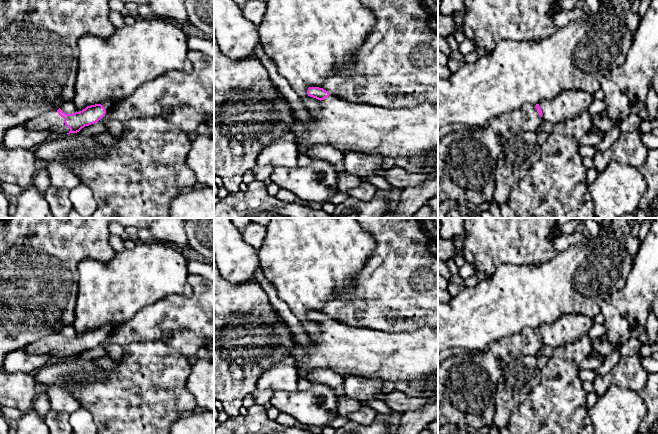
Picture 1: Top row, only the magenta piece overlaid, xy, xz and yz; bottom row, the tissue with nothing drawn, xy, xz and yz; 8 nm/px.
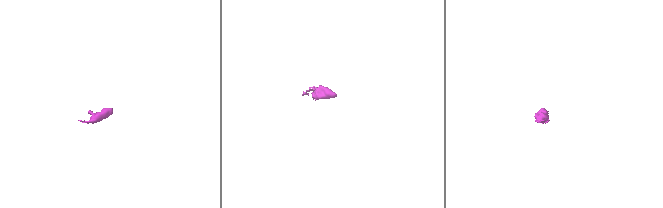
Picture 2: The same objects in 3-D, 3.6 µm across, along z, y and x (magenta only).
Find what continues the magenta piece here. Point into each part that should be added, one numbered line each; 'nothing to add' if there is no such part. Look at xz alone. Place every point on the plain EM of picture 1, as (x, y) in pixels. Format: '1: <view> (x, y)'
1: xz (409, 359)

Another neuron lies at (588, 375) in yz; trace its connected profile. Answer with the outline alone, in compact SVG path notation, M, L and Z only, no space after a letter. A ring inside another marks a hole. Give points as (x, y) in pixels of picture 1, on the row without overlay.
M586 369L581 370L579 378L583 382L583 389L587 393L587 407L593 407L597 402L598 397L593 391L593 381L597 376L596 370Z

